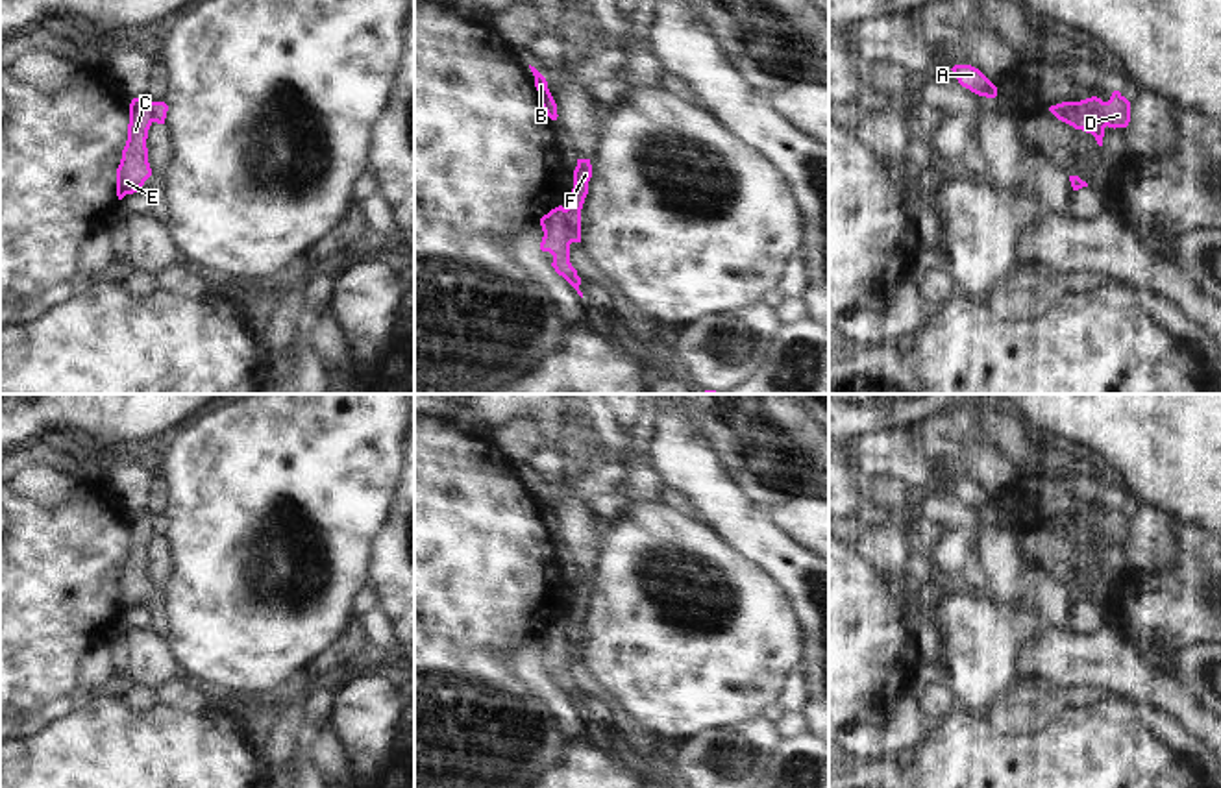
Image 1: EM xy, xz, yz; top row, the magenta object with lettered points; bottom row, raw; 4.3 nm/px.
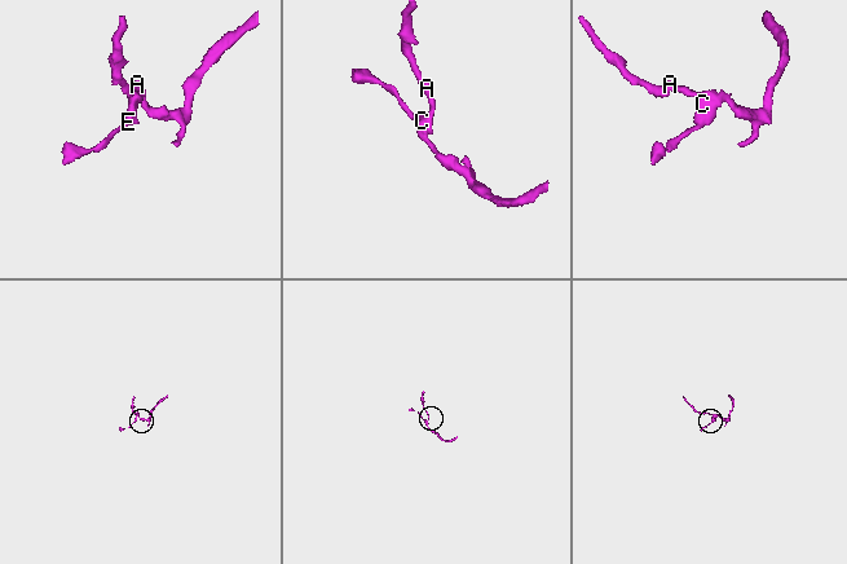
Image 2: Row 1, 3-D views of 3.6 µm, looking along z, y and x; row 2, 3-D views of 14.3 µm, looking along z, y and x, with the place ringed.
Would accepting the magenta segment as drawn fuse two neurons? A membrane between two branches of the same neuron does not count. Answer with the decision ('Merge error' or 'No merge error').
Merge error

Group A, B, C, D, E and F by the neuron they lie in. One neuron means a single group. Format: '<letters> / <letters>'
A B F / C D E

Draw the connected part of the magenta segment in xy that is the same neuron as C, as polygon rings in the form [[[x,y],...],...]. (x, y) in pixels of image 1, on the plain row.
[[[142,509],[130,518],[128,555],[117,583],[117,610],[141,607],[144,596],[152,590],[148,577],[148,544],[152,540],[152,514]]]

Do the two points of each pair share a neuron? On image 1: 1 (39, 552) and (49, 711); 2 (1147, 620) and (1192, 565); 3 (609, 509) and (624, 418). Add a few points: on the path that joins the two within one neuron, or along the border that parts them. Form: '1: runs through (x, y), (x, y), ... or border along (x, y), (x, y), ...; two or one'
1: border along (67, 696), (49, 700), (37, 709), (19, 714); two
2: runs through (1160, 607), (1190, 578); one
3: border along (641, 413), (624, 431); two

